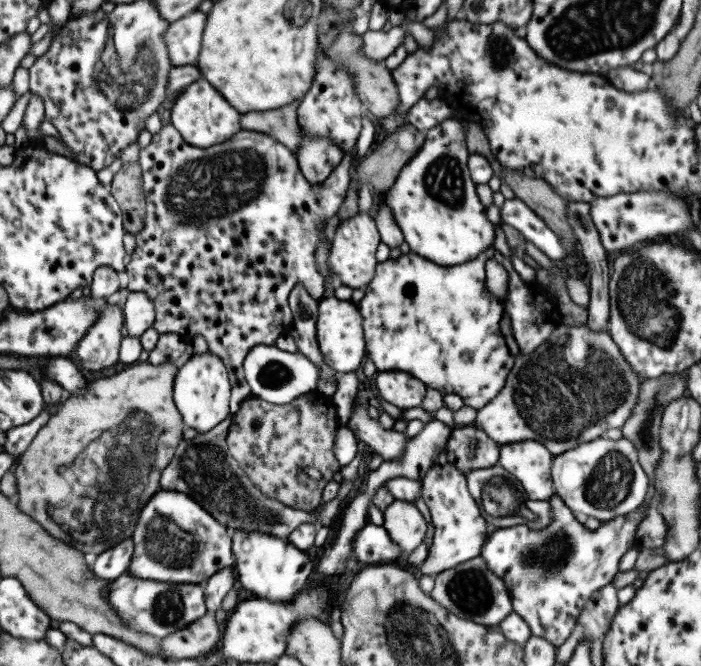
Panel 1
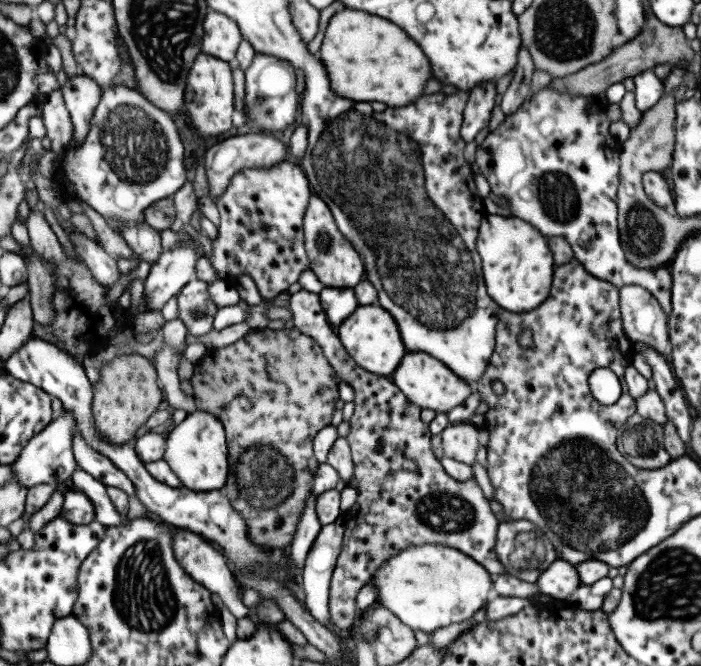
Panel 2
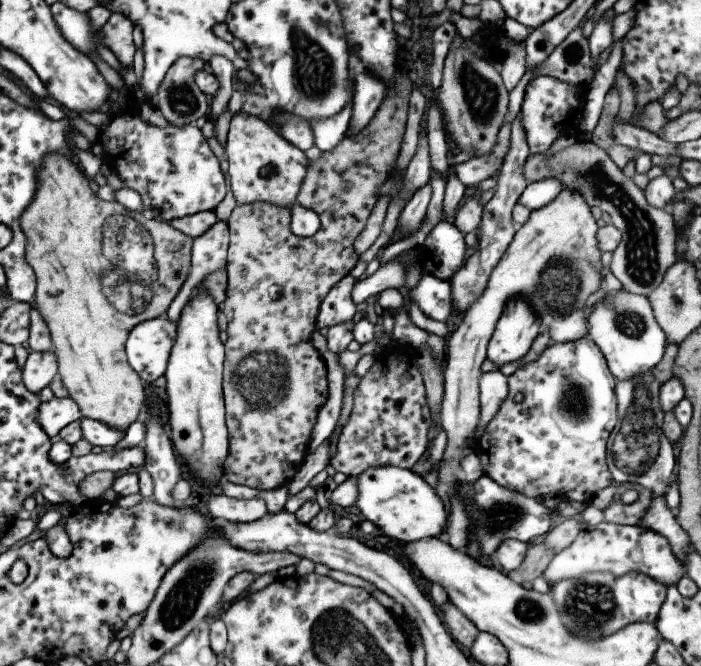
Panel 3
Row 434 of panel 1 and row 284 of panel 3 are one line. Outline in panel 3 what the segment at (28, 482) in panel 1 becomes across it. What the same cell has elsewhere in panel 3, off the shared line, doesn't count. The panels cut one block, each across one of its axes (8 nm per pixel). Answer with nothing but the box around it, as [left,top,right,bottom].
[19,153,192,431]

